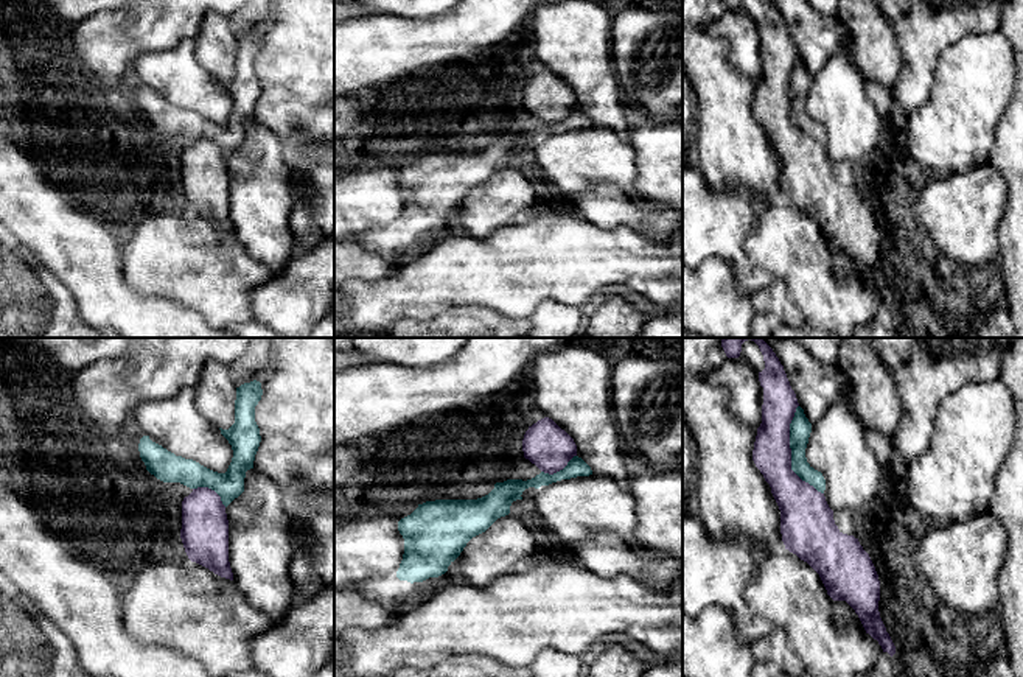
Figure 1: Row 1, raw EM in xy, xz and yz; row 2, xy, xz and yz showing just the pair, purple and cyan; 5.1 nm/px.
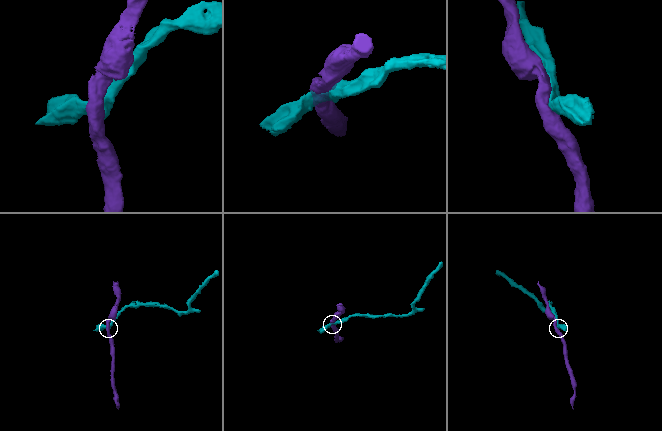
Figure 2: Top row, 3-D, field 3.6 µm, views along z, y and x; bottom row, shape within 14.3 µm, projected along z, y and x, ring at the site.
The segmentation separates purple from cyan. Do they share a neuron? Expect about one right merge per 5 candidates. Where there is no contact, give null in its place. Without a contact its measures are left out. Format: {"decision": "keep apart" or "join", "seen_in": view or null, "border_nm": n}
{"decision": "keep apart", "seen_in": "yz", "border_nm": 480}

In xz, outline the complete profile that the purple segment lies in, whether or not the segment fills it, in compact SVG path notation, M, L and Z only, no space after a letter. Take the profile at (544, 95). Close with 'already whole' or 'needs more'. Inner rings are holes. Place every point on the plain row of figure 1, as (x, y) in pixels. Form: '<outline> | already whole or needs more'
M544 68L525 82L522 103L541 123L553 126L577 107L577 96L552 70Z | already whole

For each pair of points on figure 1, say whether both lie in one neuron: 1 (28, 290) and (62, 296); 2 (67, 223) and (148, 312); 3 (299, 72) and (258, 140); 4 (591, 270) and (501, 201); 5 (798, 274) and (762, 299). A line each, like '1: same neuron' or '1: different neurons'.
1: same neuron
2: same neuron
3: different neurons
4: different neurons
5: different neurons

